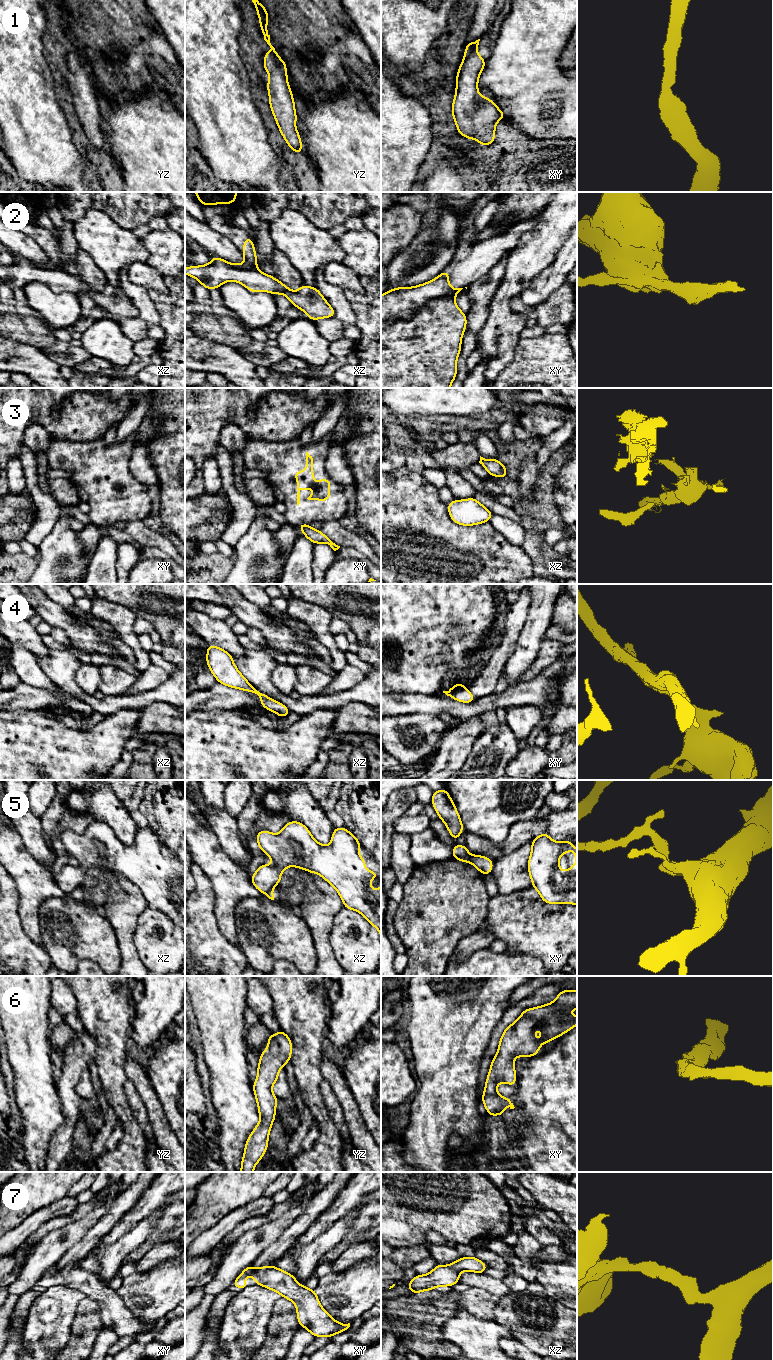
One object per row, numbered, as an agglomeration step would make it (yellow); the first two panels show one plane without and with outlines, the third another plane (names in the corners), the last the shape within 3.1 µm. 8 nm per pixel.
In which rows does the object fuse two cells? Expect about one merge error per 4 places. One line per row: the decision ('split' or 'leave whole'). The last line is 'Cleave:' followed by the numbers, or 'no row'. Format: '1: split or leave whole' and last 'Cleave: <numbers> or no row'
1: leave whole
2: split
3: split
4: leave whole
5: split
6: leave whole
7: leave whole
Cleave: 2, 3, 5

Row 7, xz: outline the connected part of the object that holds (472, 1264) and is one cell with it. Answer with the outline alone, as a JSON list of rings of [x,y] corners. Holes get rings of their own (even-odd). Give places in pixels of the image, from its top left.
[[[461,1257],[449,1266],[438,1264],[430,1273],[426,1275],[416,1275],[408,1282],[408,1289],[413,1293],[434,1290],[435,1287],[453,1286],[459,1282],[460,1273],[471,1271],[483,1274],[488,1266],[474,1257]]]

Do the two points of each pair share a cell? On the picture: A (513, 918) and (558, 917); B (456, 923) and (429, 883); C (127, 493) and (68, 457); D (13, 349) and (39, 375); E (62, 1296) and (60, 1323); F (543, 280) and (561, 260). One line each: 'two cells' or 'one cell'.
A: one cell
B: one cell
C: one cell
D: one cell
E: one cell
F: one cell

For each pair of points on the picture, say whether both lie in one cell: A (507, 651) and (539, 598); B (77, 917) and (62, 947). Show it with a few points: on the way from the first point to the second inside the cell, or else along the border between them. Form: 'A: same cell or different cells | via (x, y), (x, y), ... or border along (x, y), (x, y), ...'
A: different cells | border along (531, 598), (527, 618), (516, 643)
B: same cell | via (71, 924), (71, 931), (67, 940)

